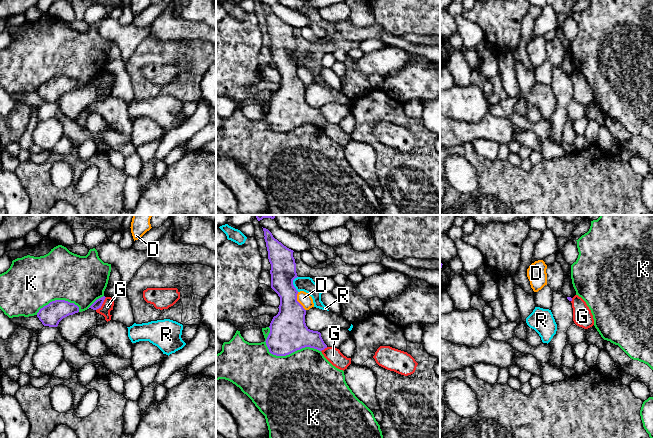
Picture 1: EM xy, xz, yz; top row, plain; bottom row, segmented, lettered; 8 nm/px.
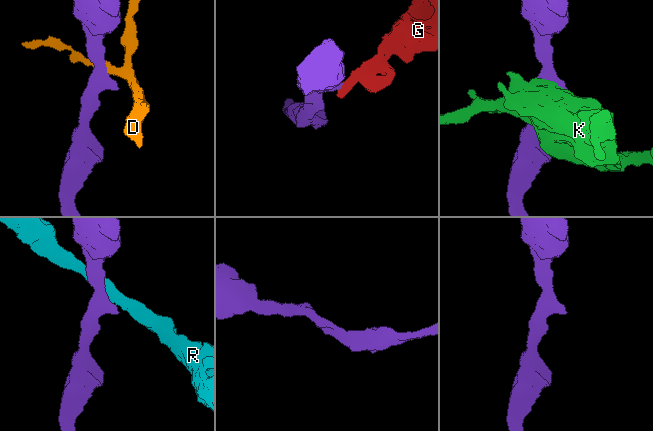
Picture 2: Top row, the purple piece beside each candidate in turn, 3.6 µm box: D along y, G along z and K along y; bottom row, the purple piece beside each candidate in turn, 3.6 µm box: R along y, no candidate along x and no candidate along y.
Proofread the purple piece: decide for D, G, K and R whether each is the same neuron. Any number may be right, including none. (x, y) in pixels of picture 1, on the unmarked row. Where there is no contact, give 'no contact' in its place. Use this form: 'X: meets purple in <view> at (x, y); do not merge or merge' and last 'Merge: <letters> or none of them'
D: meets purple in xz at (297, 77); do not merge
G: meets purple in xy at (102, 79); do not merge
K: meets purple in xz at (283, 131); do not merge
R: meets purple in xz at (292, 60); do not merge
Merge: none of them

